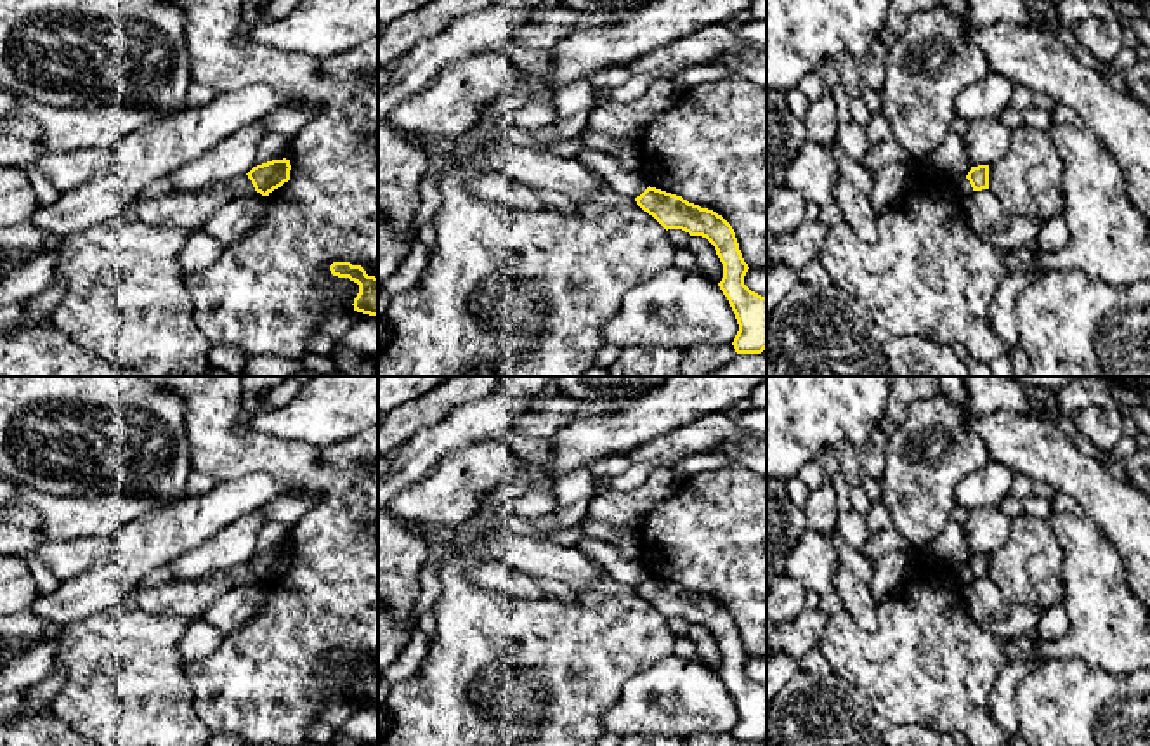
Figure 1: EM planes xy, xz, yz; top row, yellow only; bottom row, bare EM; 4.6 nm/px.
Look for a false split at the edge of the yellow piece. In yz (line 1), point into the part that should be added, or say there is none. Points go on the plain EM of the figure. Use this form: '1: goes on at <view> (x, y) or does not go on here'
1: does not go on here

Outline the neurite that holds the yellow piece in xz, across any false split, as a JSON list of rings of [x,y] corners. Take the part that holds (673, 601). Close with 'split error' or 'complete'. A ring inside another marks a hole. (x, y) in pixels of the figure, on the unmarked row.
[[[650,574],[635,590],[666,619],[682,618],[690,625],[706,626],[715,635],[723,652],[723,666],[718,675],[739,713],[732,734],[737,743],[761,743],[767,737],[767,685],[744,673],[749,656],[742,647],[732,614],[713,599]]]; complete

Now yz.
[[[989,553],[971,555],[966,567],[970,569],[973,579],[989,578]]]; complete

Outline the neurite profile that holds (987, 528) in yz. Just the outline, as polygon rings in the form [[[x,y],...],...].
[[[983,507],[970,512],[964,526],[973,555],[999,550],[1010,538],[1013,519],[999,507]]]

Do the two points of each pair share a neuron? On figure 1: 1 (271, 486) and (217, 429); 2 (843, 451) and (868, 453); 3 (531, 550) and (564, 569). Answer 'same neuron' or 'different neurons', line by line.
1: different neurons
2: different neurons
3: same neuron

